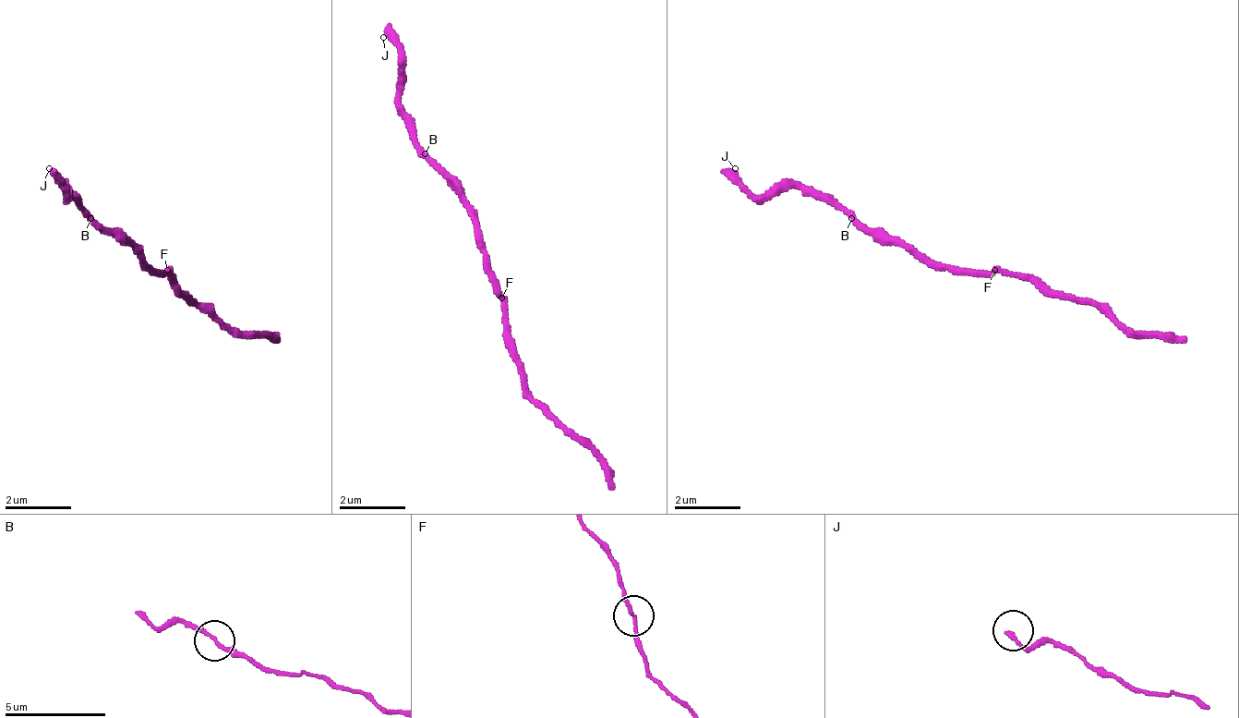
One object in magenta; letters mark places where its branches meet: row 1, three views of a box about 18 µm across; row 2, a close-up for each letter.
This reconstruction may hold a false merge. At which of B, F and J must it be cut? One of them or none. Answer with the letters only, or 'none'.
none

